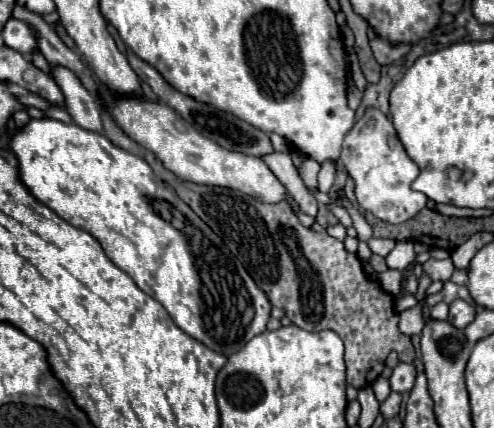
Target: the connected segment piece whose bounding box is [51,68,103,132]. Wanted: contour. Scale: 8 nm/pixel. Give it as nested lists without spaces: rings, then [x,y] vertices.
[[[51,68],[53,80],[59,84],[61,92],[67,100],[67,112],[71,114],[73,122],[85,130],[99,132],[101,114],[95,96],[81,84],[81,80],[69,68]]]

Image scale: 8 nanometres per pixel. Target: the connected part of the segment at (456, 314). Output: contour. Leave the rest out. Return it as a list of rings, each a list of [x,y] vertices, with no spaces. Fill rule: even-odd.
[[[453,300],[451,304],[449,304],[449,322],[455,326],[455,328],[459,328],[459,330],[463,330],[473,318],[475,318],[475,314],[477,314],[477,310],[471,306],[471,304],[467,304],[465,300]]]

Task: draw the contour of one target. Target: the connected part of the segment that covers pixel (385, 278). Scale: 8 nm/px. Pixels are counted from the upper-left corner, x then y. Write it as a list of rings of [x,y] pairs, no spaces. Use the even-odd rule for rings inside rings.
[[[387,270],[383,274],[379,274],[379,284],[383,286],[383,290],[391,292],[393,296],[397,296],[401,292],[402,273],[398,270]]]

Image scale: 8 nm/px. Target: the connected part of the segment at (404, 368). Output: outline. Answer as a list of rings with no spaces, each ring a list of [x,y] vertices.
[[[399,362],[399,364],[393,368],[393,374],[391,374],[391,378],[389,378],[391,390],[393,390],[393,392],[409,392],[409,390],[413,388],[415,376],[417,376],[417,370],[415,370],[413,364]]]

